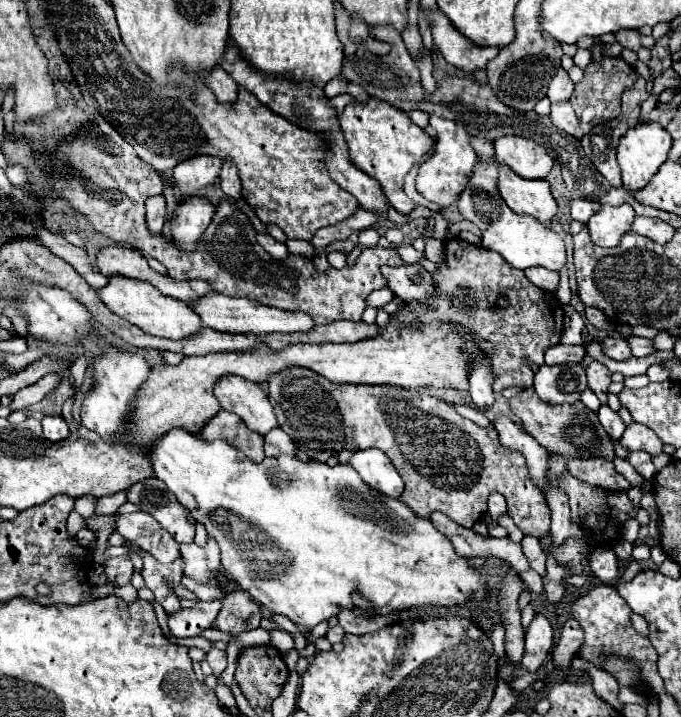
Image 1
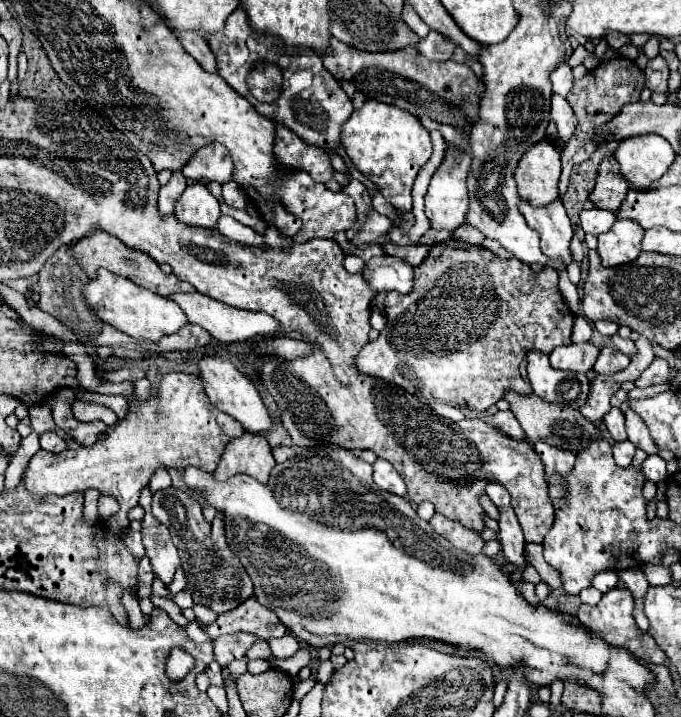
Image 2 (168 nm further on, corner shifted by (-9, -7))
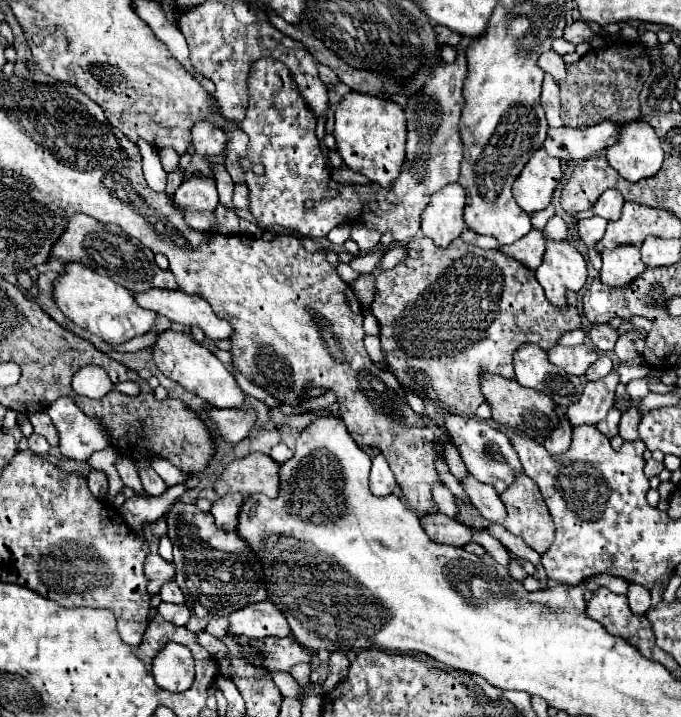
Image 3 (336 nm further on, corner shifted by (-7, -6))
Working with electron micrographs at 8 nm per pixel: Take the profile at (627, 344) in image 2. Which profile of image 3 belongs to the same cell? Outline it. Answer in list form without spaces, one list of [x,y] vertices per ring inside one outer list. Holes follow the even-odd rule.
[[[594,324],[590,328],[588,336],[590,336],[590,340],[592,340],[592,344],[596,348],[600,348],[600,350],[606,352],[606,350],[614,348],[614,344],[616,344],[616,340],[618,340],[620,334],[612,326],[608,326],[608,324]]]

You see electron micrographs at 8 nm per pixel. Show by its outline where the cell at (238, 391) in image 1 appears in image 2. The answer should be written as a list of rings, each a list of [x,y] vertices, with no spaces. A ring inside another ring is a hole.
[[[204,355],[198,361],[198,377],[204,383],[204,391],[206,391],[208,399],[220,411],[224,411],[226,415],[240,421],[248,433],[266,433],[272,427],[272,419],[268,415],[264,401],[258,395],[258,389],[254,387],[254,383],[242,371],[238,371],[234,367],[234,363],[230,363],[222,355]]]

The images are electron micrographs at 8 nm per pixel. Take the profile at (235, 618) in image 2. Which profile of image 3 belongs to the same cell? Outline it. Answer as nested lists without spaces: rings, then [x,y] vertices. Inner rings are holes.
[[[268,600],[256,602],[252,606],[240,608],[228,616],[230,634],[246,638],[268,638],[268,636],[288,636],[290,626],[284,614]]]

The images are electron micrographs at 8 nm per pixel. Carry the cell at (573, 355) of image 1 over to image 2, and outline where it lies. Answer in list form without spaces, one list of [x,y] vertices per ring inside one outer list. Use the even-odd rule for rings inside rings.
[[[572,343],[566,347],[556,347],[550,353],[550,363],[554,369],[564,369],[572,373],[588,373],[596,359],[598,349],[592,343]]]

